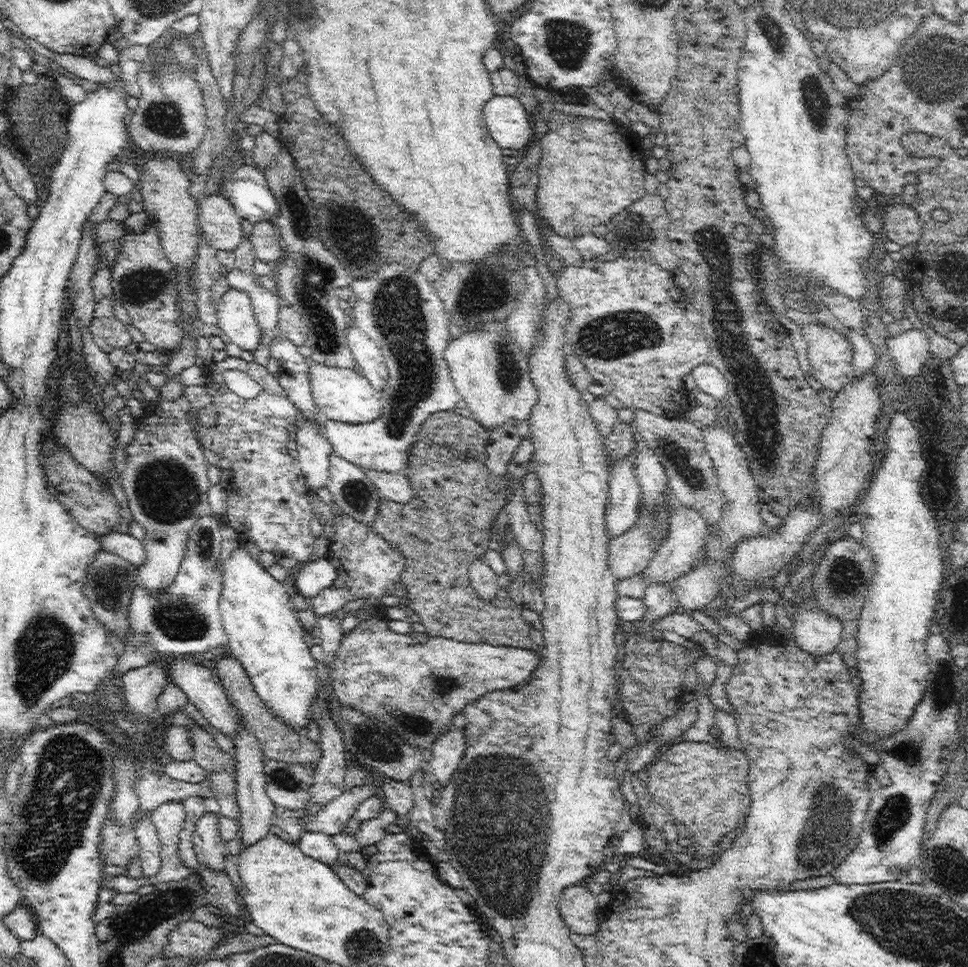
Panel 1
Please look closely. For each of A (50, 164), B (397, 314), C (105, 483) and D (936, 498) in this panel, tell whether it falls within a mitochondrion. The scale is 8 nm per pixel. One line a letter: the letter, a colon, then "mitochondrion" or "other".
A: other
B: mitochondrion
C: other
D: other

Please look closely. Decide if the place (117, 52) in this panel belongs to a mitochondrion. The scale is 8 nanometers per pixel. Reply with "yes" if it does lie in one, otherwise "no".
no

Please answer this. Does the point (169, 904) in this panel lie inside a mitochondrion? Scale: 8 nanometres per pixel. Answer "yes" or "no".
yes

